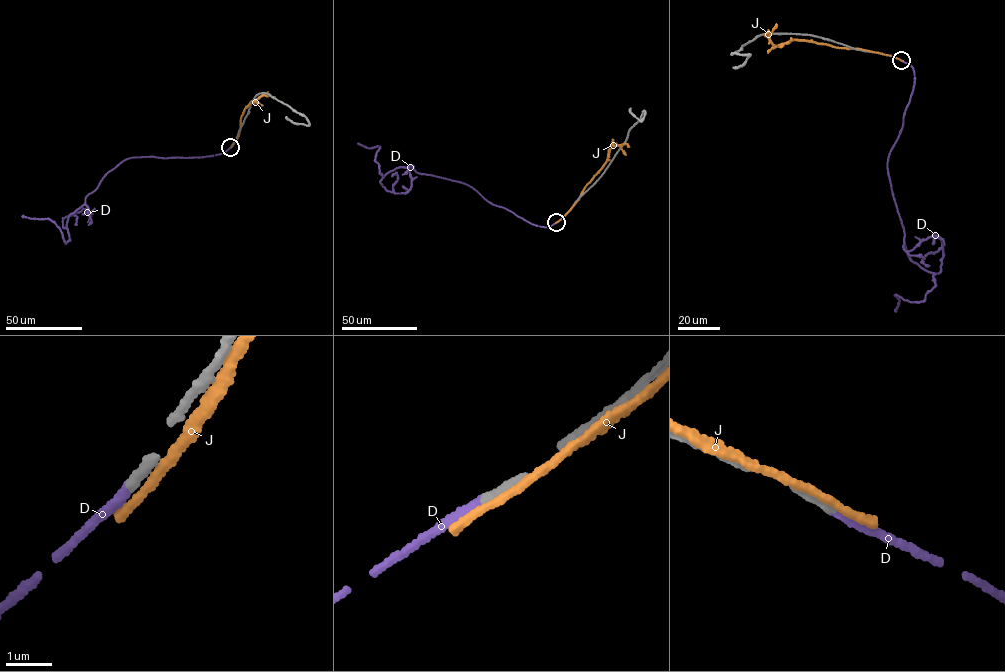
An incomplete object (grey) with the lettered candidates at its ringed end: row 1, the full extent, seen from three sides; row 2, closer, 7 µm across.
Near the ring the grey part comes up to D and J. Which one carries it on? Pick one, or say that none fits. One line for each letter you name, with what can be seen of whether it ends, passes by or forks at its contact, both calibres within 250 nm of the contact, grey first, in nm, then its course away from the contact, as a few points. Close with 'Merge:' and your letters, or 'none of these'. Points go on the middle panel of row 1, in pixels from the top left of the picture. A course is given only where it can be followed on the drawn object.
D: it ends | 200/200 nm | via (557, 222), (532, 224), (466, 184), (413, 169), (383, 176), (375, 160), (379, 147), (358, 143)
Merge: D

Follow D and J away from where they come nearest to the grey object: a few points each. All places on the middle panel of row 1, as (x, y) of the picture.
D: (557, 222), (532, 224), (466, 184), (413, 169), (383, 176), (375, 160), (379, 147), (358, 143)
J: (557, 221), (606, 161), (612, 146), (627, 143), (628, 147)

